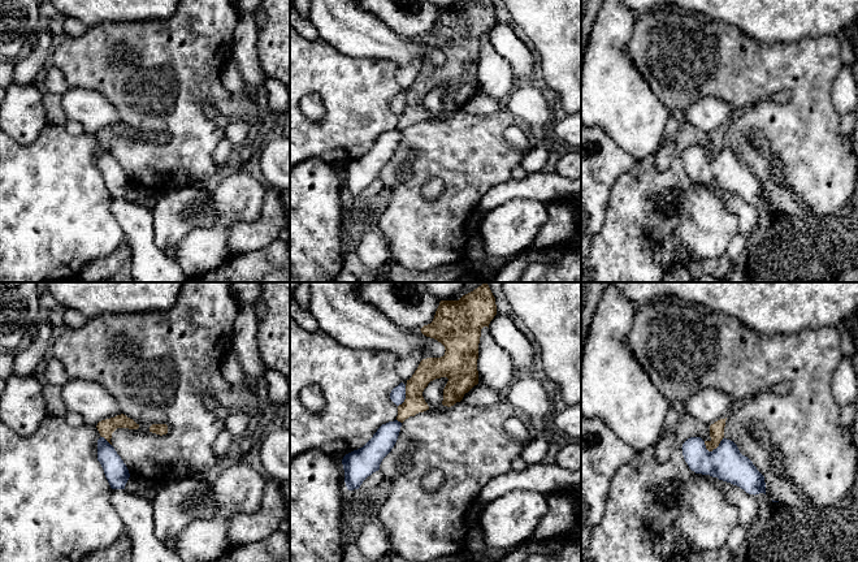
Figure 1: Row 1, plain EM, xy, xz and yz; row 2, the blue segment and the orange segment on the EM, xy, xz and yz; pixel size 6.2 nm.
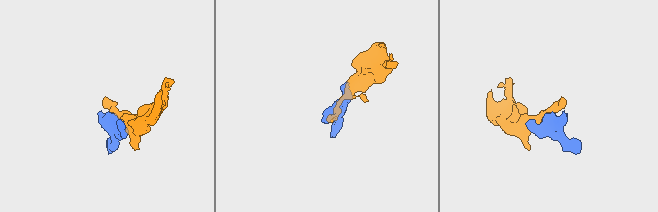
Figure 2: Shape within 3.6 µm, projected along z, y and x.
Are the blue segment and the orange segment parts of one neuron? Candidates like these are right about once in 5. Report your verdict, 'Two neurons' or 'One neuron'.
Two neurons

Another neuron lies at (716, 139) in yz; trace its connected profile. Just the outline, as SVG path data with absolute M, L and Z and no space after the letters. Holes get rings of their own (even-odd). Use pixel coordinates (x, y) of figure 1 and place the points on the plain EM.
M720 127L718 130L715 130L714 133L710 134L710 150L705 150L706 157L708 160L712 160L714 157L716 157L720 152L720 150L724 146L724 135L725 135L725 127Z

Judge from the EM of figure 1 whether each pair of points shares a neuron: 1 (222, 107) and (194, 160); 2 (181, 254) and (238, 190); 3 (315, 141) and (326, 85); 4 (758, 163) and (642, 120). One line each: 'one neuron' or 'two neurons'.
1: two neurons
2: one neuron
3: one neuron
4: two neurons

